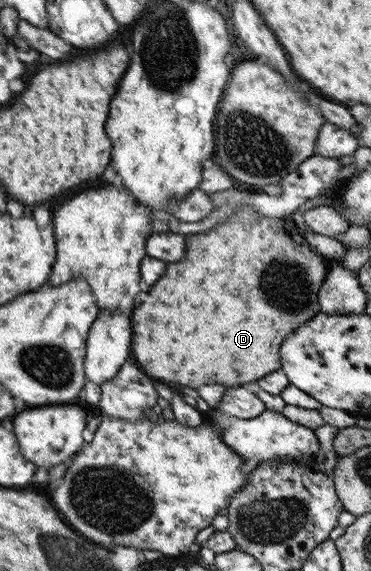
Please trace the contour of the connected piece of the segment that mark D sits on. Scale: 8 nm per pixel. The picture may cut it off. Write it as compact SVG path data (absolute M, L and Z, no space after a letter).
M243 206L238 212L231 214L224 222L221 222L219 225L215 224L210 230L204 231L203 233L194 233L187 234L184 236L184 244L187 245L187 249L185 249L185 257L181 257L177 263L167 263L167 267L165 267L165 271L163 271L163 275L155 281L155 285L151 285L151 293L145 293L147 297L133 309L133 313L131 313L131 339L133 339L133 345L131 345L131 355L133 355L133 359L135 359L135 363L149 375L149 377L153 377L153 379L159 379L159 381L165 381L165 383L179 383L179 385L185 385L185 387L191 387L191 389L197 389L199 385L211 385L211 383L219 383L219 385L225 385L225 387L235 387L235 385L243 385L243 383L249 383L249 381L255 381L255 379L261 379L261 377L266 376L267 373L271 373L272 371L279 370L281 366L279 366L279 343L283 343L282 341L285 337L289 336L291 333L295 333L295 329L299 329L299 325L305 325L307 321L311 321L317 313L320 312L320 308L317 304L317 293L320 289L321 283L323 283L323 278L325 277L326 271L328 270L328 261L325 260L323 256L318 254L312 247L305 242L305 239L302 238L299 234L297 234L293 223L285 218L272 218L261 215L257 210L253 209L251 206Z

